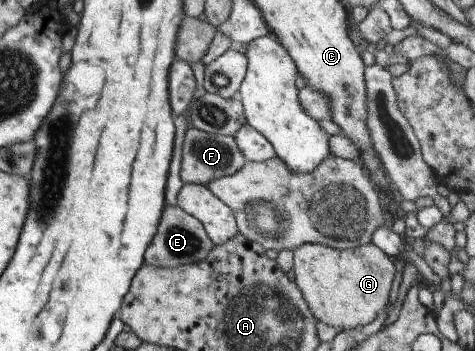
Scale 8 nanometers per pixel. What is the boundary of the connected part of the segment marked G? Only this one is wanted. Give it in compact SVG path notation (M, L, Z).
M369 243L346 250L303 244L292 250L293 281L315 319L342 331L371 323L394 291L394 263Z

